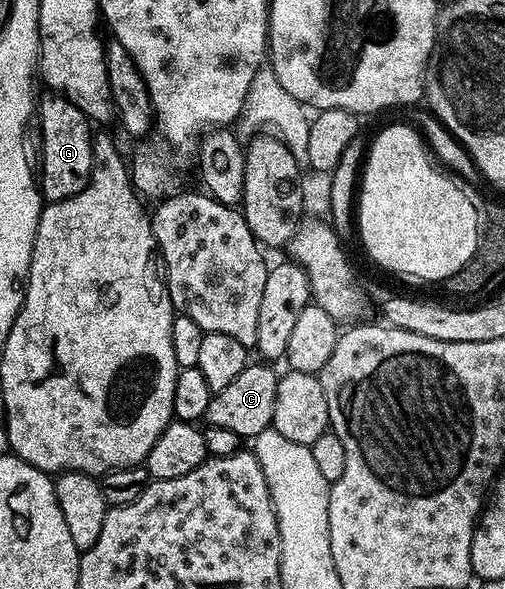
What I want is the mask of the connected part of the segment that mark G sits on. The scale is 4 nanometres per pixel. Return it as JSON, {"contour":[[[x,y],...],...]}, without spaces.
{"contour":[[[52,90],[46,91],[38,99],[35,109],[35,124],[39,129],[41,127],[41,136],[39,132],[39,187],[42,197],[46,201],[66,200],[75,194],[79,194],[89,185],[89,179],[93,173],[93,137],[94,133],[89,132],[91,121],[89,117],[84,116],[75,106],[60,92]]]}

